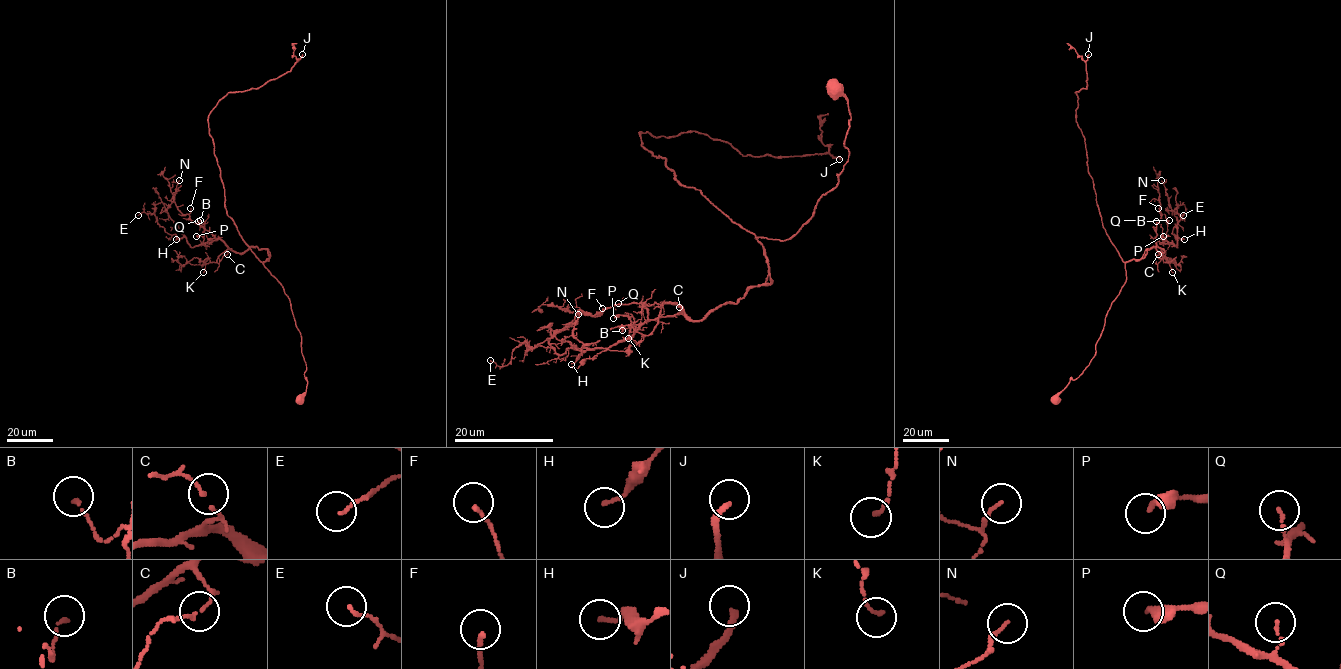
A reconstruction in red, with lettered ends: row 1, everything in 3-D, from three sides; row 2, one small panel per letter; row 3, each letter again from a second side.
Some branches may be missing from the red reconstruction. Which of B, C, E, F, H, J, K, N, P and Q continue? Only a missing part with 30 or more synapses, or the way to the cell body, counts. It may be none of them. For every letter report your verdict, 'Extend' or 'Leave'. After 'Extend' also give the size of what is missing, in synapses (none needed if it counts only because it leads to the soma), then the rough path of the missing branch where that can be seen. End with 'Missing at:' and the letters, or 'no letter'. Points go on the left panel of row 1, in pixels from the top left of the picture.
B: Leave
C: Leave
E: Leave
F: Leave
H: Leave
J: Extend. Roughly 70 synapses. Course of what is missing: (302, 54), (324, 51), (343, 35)
K: Leave
N: Leave
P: Leave
Q: Leave
Missing at: J

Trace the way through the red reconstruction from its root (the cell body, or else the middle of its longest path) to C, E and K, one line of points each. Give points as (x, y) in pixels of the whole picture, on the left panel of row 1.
C: (301, 400), (307, 384), (301, 334), (289, 299), (263, 263), (268, 250), (227, 249), (219, 264), (227, 254)
E: (301, 400), (301, 334), (263, 263), (268, 250), (238, 253), (219, 239), (191, 247), (153, 214), (138, 215)
K: (301, 400), (307, 384), (301, 334), (289, 299), (263, 263), (268, 250), (227, 249), (203, 272)

